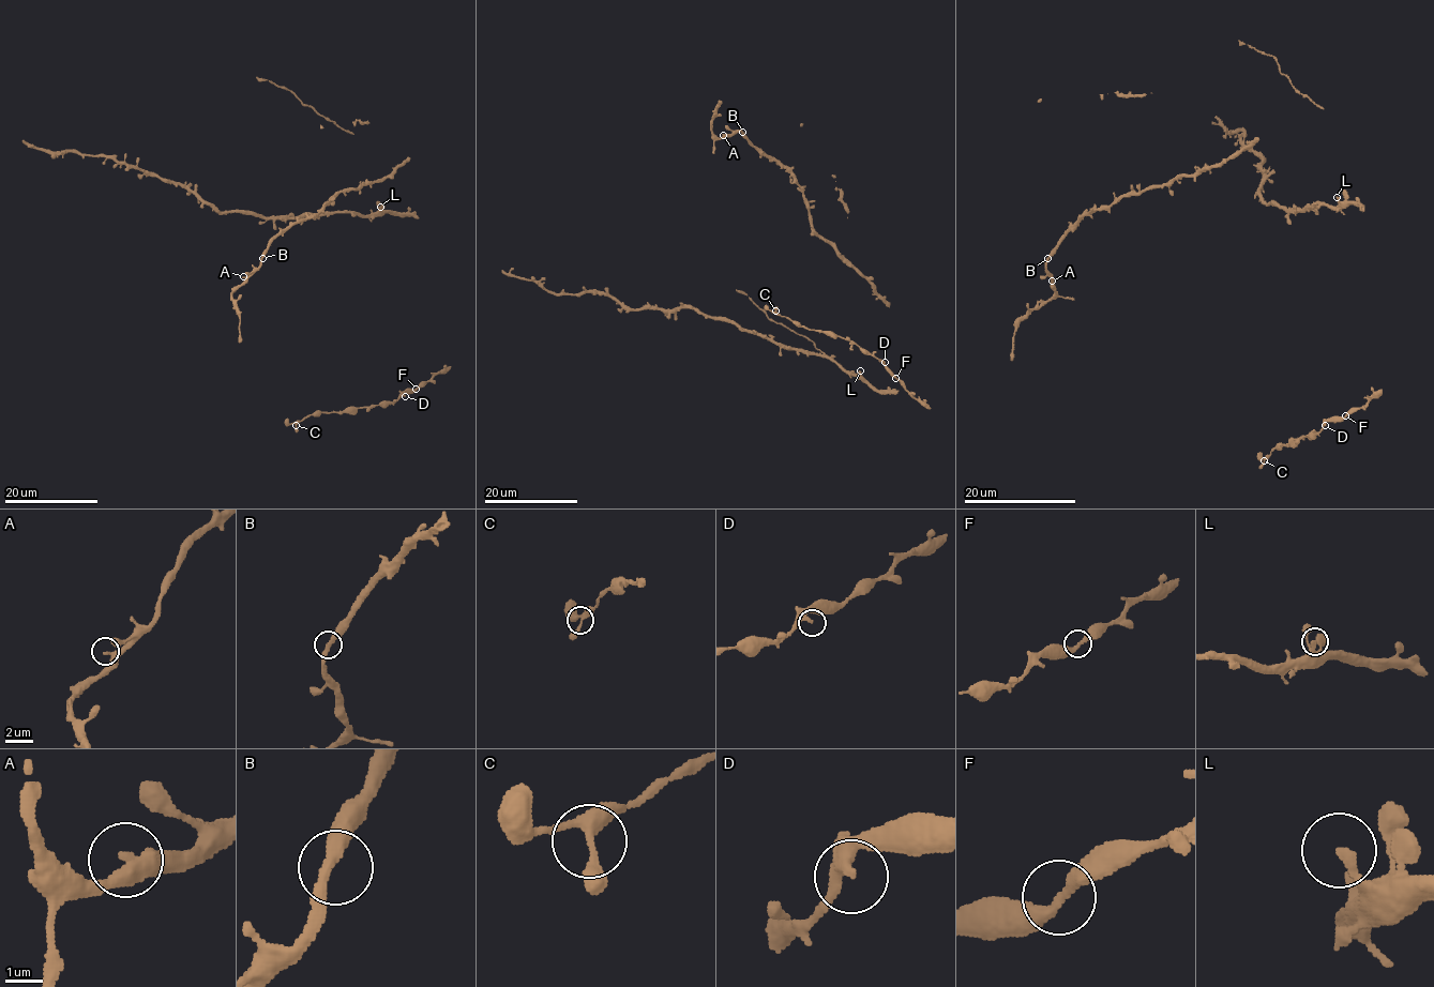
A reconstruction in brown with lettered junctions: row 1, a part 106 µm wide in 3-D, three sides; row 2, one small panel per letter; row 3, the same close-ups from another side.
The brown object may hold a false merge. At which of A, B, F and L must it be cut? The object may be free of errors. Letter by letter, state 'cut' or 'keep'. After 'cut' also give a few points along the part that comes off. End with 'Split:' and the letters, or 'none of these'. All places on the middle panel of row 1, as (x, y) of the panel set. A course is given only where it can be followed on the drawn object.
A: keep
B: keep
F: keep
L: keep
Split: none of these

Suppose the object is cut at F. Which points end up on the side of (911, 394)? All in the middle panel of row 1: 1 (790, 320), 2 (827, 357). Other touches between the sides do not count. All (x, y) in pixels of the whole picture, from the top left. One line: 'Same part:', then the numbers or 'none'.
Same part: 2

